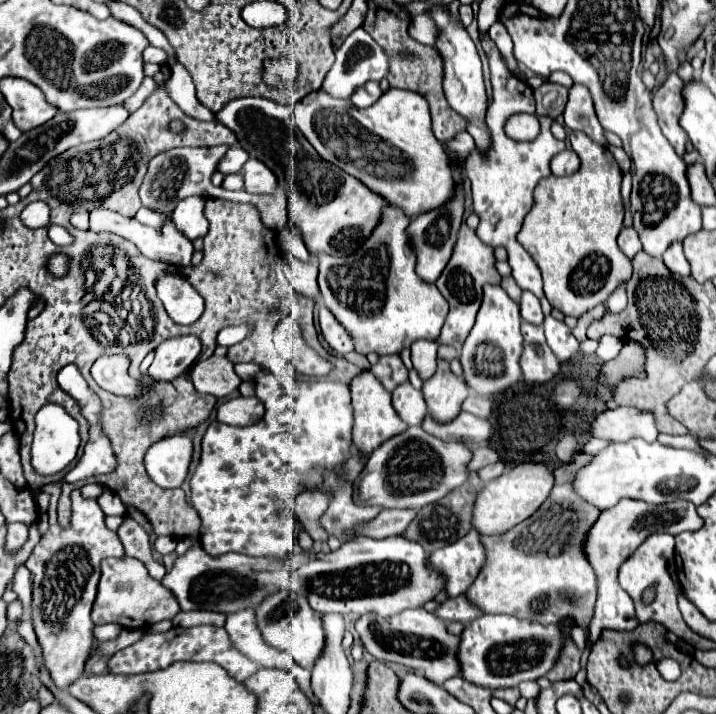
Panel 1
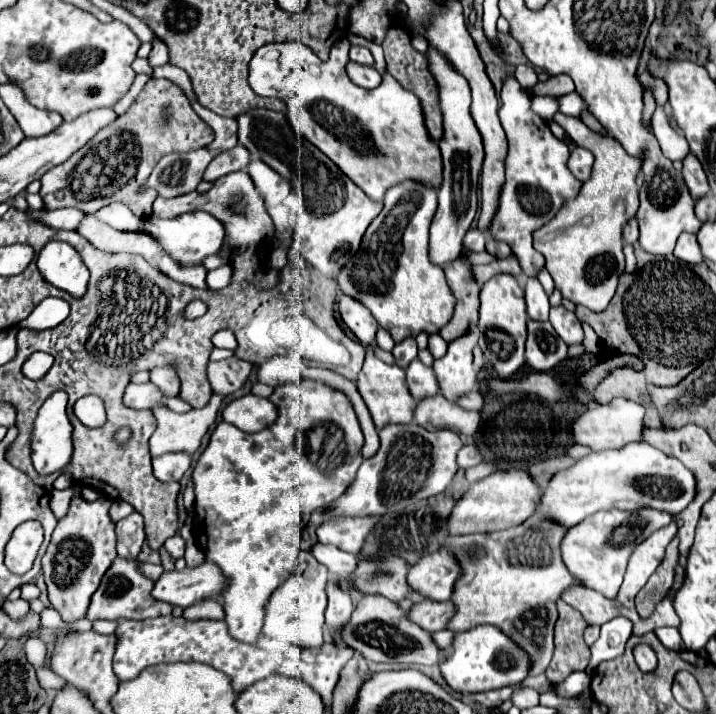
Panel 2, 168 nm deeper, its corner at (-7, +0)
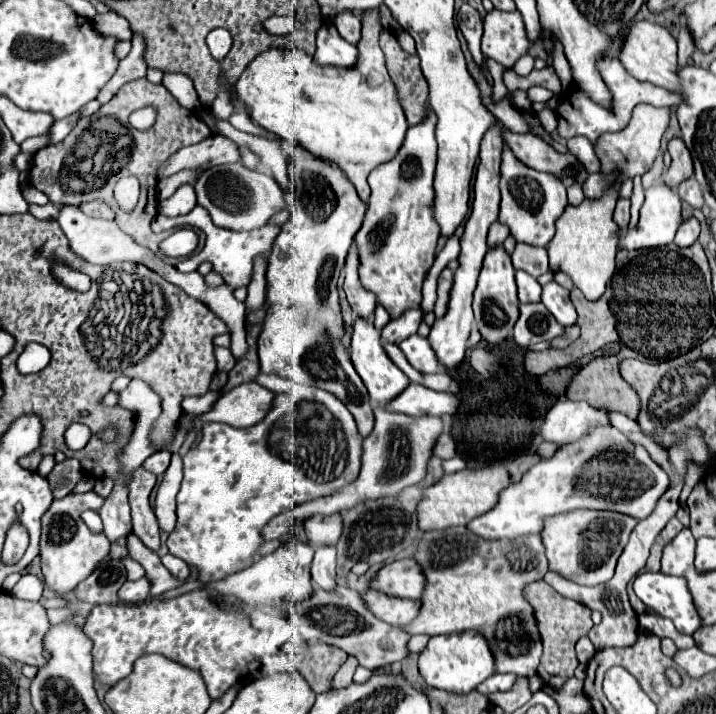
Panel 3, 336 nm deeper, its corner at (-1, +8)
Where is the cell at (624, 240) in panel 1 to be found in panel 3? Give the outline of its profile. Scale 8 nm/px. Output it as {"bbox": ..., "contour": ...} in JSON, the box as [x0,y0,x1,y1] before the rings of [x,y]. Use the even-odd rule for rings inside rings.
{"bbox":[613,198,631,228],"contour":[[[619,198],[617,200],[617,208],[615,208],[615,216],[613,216],[613,220],[619,224],[619,228],[627,228],[627,224],[629,224],[629,206],[631,206],[631,202],[627,200],[627,198]]]}

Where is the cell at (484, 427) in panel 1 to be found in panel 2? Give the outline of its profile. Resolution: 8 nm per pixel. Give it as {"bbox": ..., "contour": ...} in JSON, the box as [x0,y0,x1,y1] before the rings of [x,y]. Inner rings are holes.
{"bbox":[415,394,481,434],"contour":[[[443,394],[427,396],[427,400],[419,400],[415,406],[415,422],[427,430],[447,428],[457,434],[475,434],[481,424],[479,412],[469,412],[447,400]]]}

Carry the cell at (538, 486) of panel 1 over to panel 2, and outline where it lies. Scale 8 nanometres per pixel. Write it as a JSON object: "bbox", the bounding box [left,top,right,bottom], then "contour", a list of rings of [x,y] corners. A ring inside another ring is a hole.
{"bbox":[449,470,543,534],"contour":[[[495,470],[487,478],[469,486],[469,490],[461,496],[459,504],[451,510],[449,516],[449,534],[475,534],[475,532],[495,532],[511,526],[519,526],[527,520],[541,498],[543,490],[531,480],[527,470]]]}

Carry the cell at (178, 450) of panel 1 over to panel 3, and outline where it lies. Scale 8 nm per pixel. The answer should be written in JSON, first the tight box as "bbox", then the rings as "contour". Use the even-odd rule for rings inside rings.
{"bbox":[143,450,171,476],"contour":[[[161,450],[161,452],[155,452],[153,456],[149,456],[145,462],[143,462],[143,468],[147,468],[149,472],[157,474],[157,476],[163,476],[167,466],[171,462],[171,452],[167,450]]]}

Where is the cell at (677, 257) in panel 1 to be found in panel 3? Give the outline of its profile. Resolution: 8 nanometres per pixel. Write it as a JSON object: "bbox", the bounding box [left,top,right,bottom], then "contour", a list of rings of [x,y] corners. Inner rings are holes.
{"bbox":[675,218,699,248],"contour":[[[691,218],[679,226],[677,236],[675,236],[675,244],[681,248],[687,248],[687,246],[695,244],[697,238],[699,238],[699,222],[695,218]]]}

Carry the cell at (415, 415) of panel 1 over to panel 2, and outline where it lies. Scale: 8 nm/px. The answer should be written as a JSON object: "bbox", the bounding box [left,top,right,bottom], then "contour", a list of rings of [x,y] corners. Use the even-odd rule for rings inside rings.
{"bbox":[407,358,439,400],"contour":[[[415,358],[409,366],[407,366],[407,386],[411,390],[411,396],[415,400],[421,400],[425,396],[435,396],[439,392],[439,384],[435,380],[435,372],[433,368],[425,366],[419,358]]]}

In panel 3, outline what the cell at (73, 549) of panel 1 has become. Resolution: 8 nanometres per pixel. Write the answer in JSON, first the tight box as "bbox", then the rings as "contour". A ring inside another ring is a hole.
{"bbox":[41,492,111,596],"contour":[[[97,492],[69,494],[61,500],[55,500],[51,508],[43,514],[43,532],[41,532],[41,570],[47,588],[57,596],[69,596],[79,582],[83,582],[97,566],[109,556],[111,544],[105,534],[95,534],[81,520],[83,510],[101,510],[105,498]]]}

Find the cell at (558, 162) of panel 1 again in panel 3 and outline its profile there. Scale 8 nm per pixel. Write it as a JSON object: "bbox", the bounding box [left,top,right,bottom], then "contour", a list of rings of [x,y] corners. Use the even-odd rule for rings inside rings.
{"bbox":[567,136,599,174],"contour":[[[575,136],[575,138],[571,138],[571,140],[567,142],[567,148],[569,148],[569,152],[571,152],[573,156],[577,156],[577,160],[583,164],[583,168],[585,168],[589,174],[599,172],[599,160],[597,160],[597,156],[595,156],[595,152],[593,152],[593,144],[591,144],[587,138]]]}

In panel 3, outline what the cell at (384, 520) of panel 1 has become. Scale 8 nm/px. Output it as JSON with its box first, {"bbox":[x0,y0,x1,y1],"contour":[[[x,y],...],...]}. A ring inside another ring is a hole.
{"bbox":[305,514,343,546],"contour":[[[341,514],[333,516],[311,516],[305,520],[305,534],[311,544],[319,546],[335,546],[343,532],[343,518]]]}

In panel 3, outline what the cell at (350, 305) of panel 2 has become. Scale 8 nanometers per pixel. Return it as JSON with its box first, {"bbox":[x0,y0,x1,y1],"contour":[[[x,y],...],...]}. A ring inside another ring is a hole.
{"bbox":[343,246,375,318],"contour":[[[351,246],[349,256],[347,256],[347,264],[345,264],[345,282],[343,282],[343,290],[347,294],[347,300],[351,304],[353,316],[357,318],[369,318],[375,312],[375,296],[371,292],[367,292],[357,276],[357,250],[355,246]]]}

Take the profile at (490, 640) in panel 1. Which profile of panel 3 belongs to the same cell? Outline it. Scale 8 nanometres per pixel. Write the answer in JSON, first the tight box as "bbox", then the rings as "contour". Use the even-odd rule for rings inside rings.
{"bbox":[419,630,495,694],"contour":[[[477,630],[441,634],[441,636],[433,636],[427,648],[421,652],[419,672],[425,678],[425,682],[433,688],[465,694],[475,690],[483,680],[495,674],[495,658],[493,652],[489,650],[489,642]]]}

